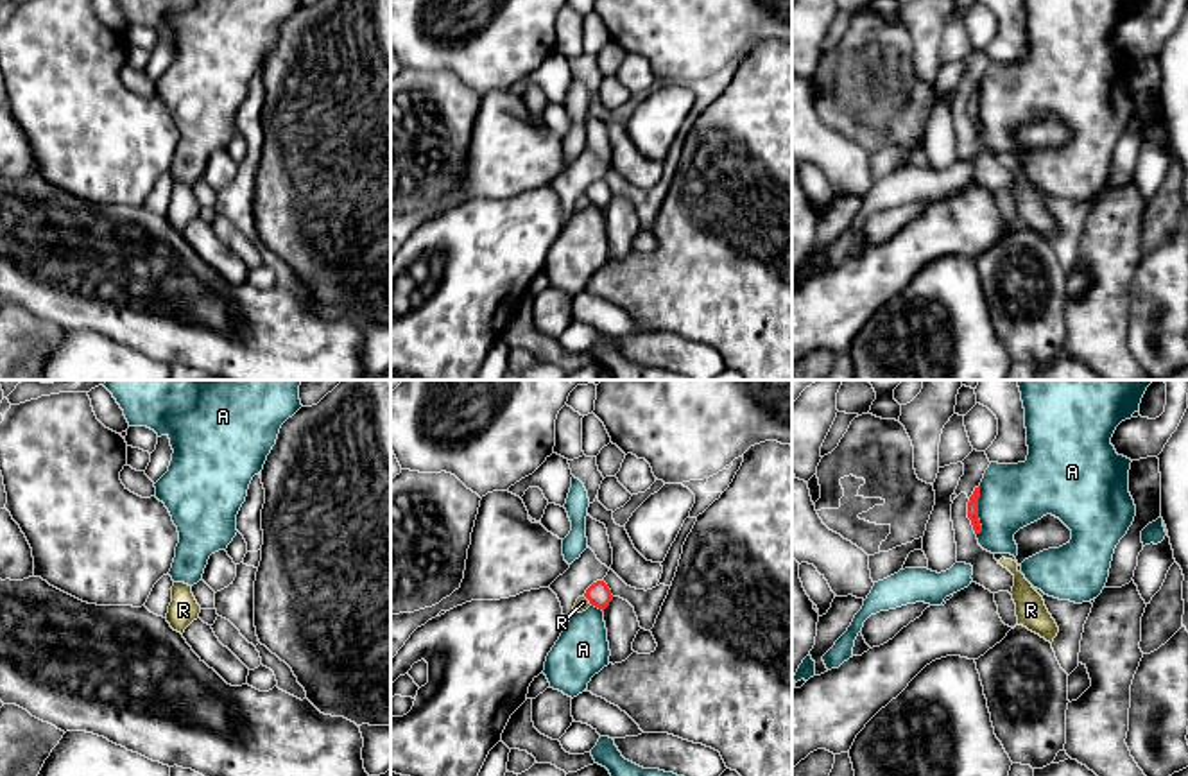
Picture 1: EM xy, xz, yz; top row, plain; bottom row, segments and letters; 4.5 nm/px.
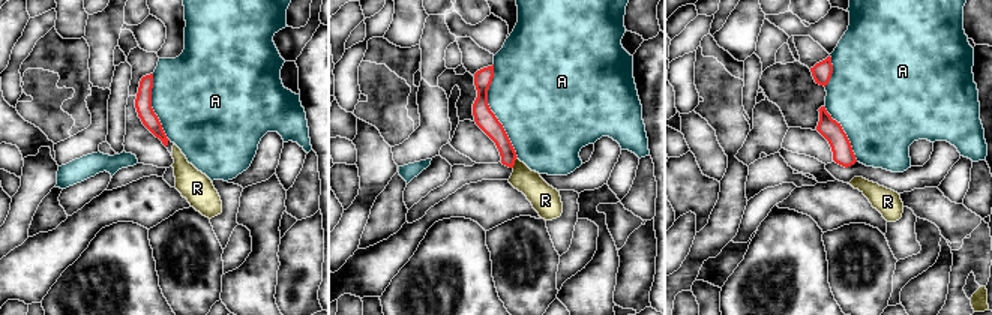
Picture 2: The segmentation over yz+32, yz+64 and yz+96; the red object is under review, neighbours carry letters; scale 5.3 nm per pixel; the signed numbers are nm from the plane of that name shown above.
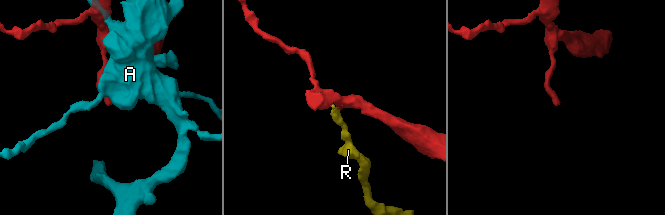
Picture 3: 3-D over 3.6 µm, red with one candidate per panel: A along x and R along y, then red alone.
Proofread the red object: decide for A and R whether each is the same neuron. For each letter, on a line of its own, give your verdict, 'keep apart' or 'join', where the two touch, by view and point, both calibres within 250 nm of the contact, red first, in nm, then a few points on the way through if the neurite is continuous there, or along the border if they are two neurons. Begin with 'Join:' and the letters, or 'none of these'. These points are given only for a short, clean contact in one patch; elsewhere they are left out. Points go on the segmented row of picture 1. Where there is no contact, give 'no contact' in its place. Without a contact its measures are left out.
Join: none of these
A: keep apart | yz (977, 511) | 50/280 nm
R: keep apart | xz (588, 599) | 110/60 nm | along xz (583, 595), (592, 604)

